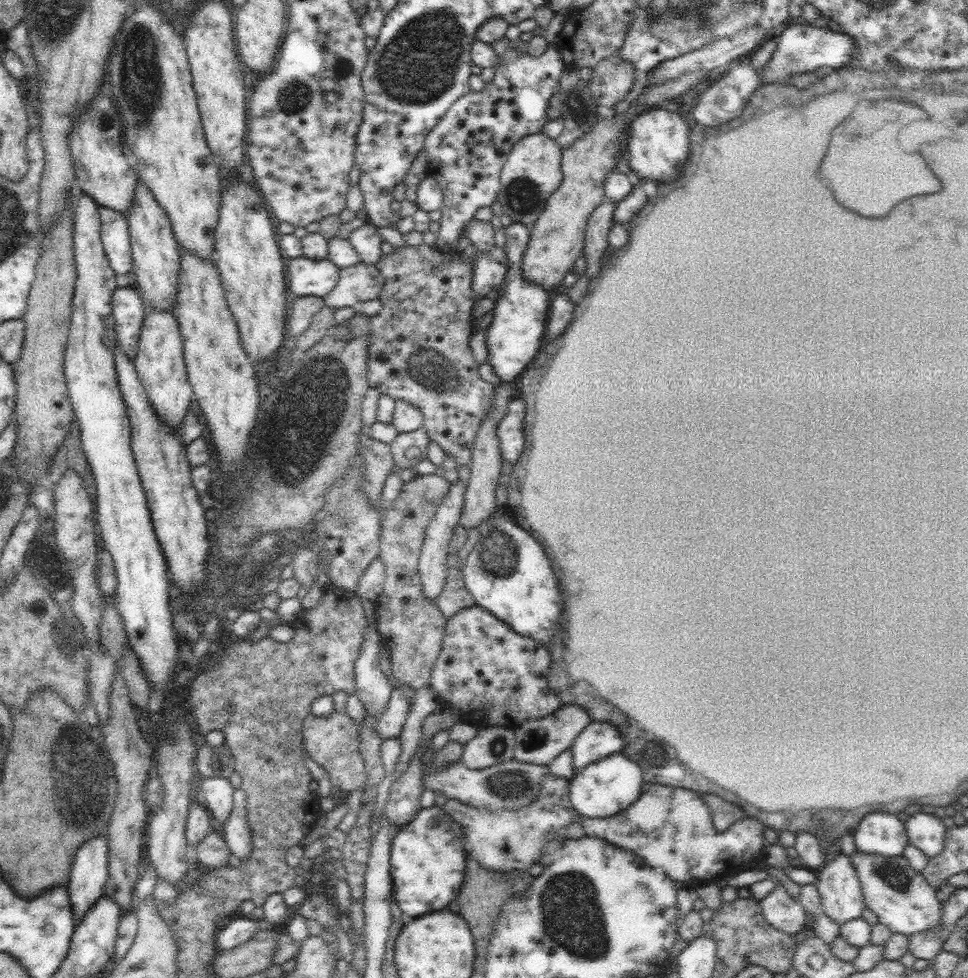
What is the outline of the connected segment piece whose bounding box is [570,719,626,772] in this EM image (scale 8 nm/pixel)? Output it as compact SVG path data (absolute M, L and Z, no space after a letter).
M592 719L590 724L576 737L571 746L573 765L576 772L596 760L623 752L626 748L624 735L618 732L613 721Z

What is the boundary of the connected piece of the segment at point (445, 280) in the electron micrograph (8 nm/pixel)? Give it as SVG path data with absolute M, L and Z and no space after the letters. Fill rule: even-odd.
M425 243L418 246L406 245L396 248L392 254L383 254L374 265L385 280L379 292L382 309L369 317L369 386L377 388L381 394L387 394L394 400L405 400L417 406L422 411L423 426L428 436L454 459L457 466L471 464L473 444L479 426L489 412L489 404L496 387L479 375L479 364L469 345L475 322L473 308L480 298L471 289L474 265L475 260L472 257L463 257L458 248L438 249Z

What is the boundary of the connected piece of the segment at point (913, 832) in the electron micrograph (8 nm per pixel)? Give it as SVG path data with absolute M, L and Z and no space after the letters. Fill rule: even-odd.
M918 812L908 818L905 829L909 842L922 850L926 856L933 857L942 852L947 829L943 820L932 816L932 814Z

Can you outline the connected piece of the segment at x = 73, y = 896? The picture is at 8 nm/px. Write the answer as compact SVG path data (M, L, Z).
M106 833L97 834L83 842L76 851L67 884L75 925L103 896L109 877L108 847Z

